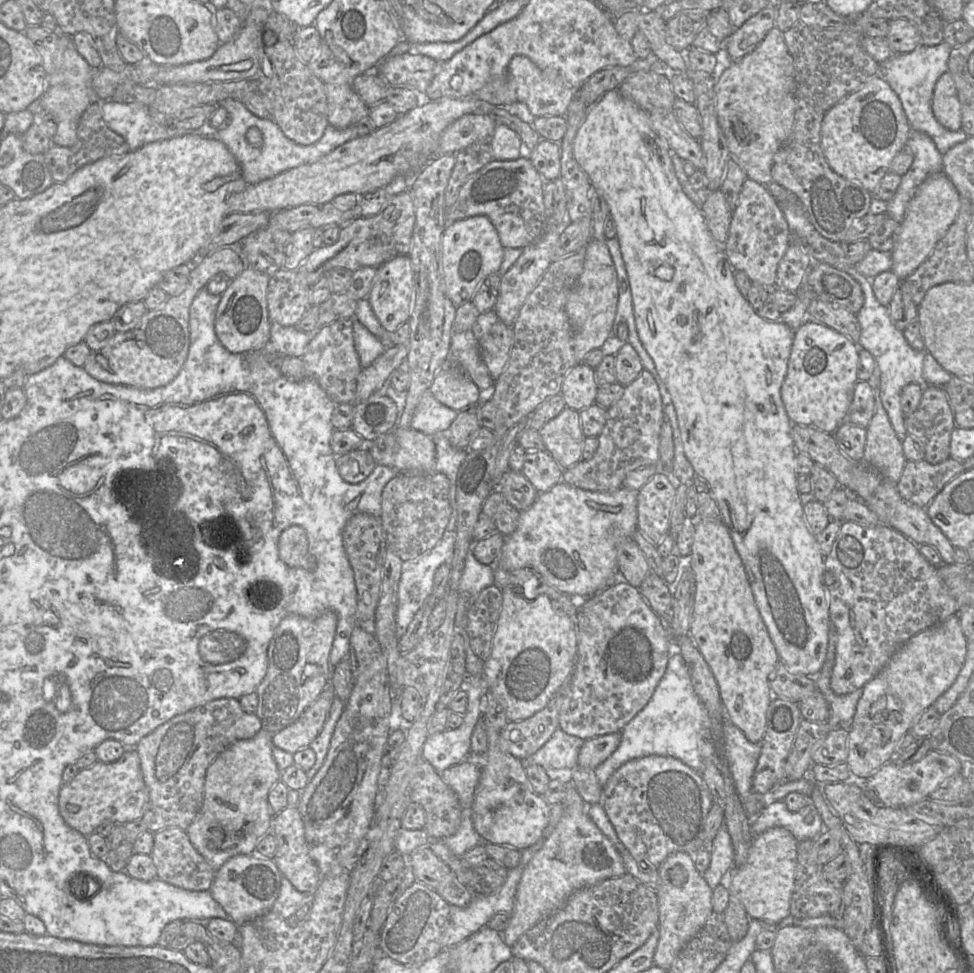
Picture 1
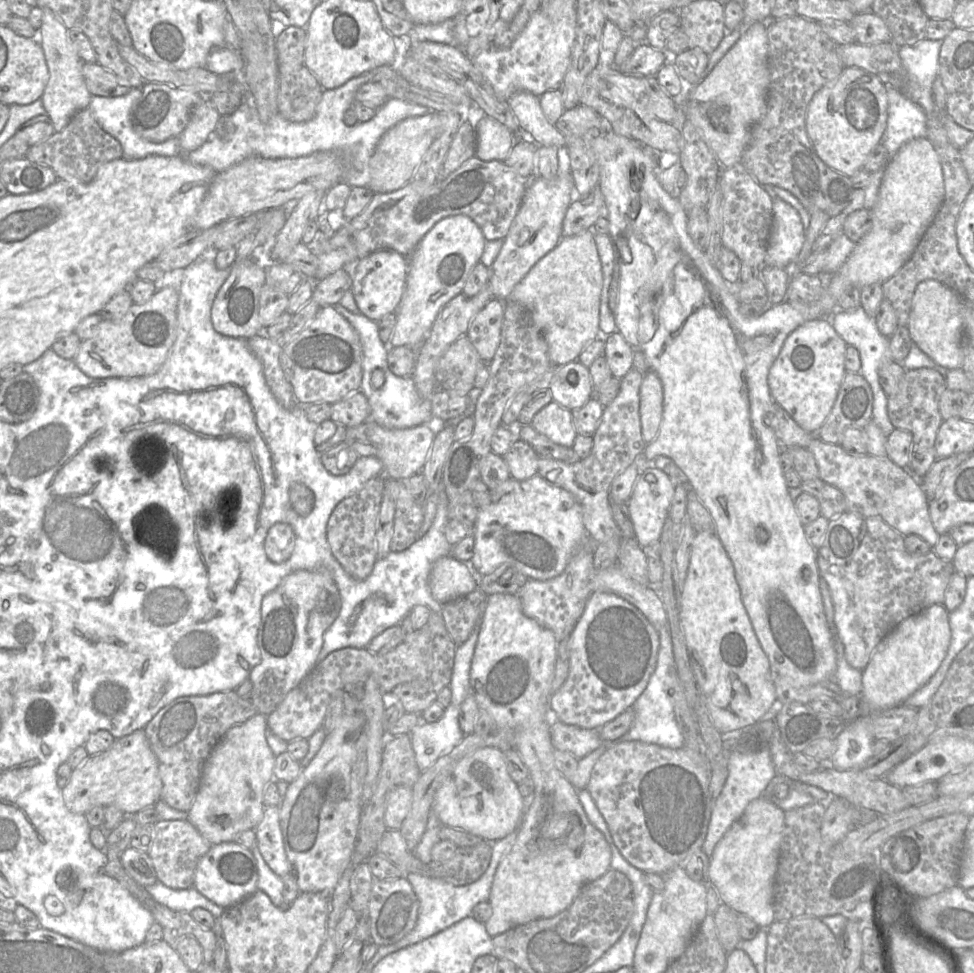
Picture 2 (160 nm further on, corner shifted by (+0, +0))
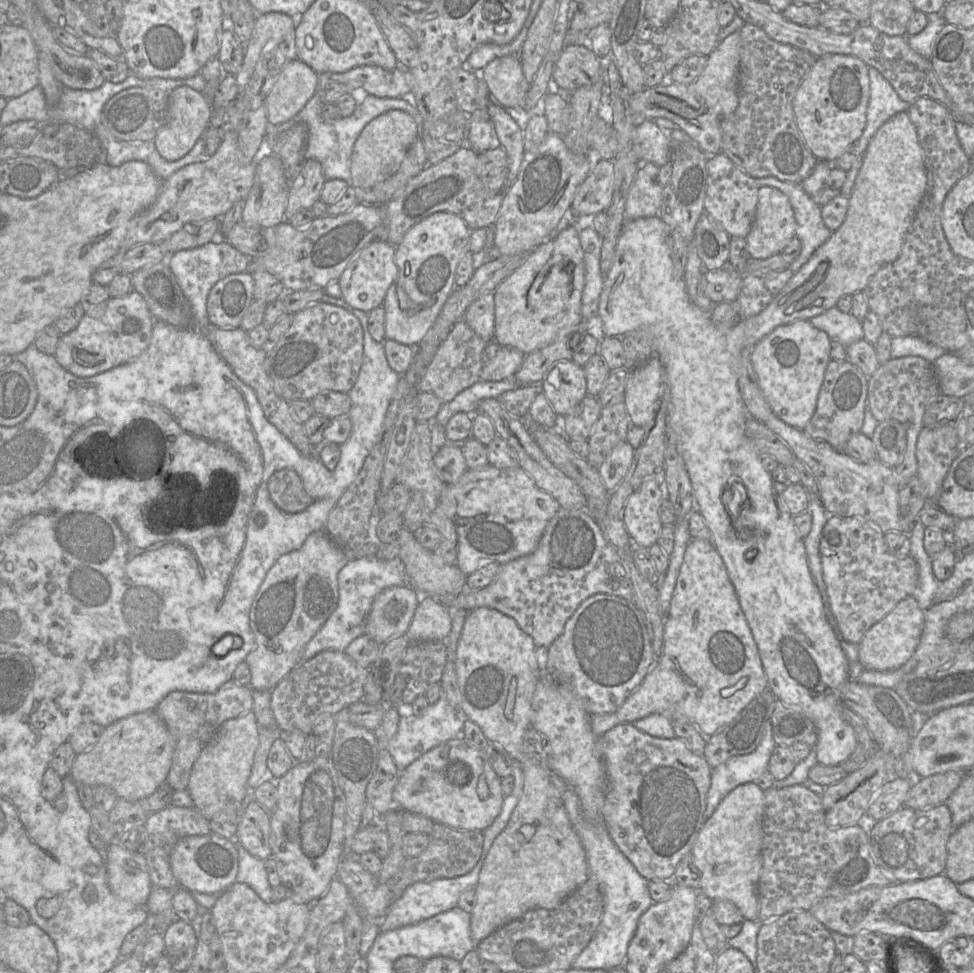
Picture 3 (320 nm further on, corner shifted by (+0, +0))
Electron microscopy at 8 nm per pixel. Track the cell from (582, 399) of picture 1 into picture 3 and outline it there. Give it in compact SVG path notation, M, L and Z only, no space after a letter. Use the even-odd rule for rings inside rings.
M572 360L556 362L545 374L541 386L559 416L572 413L587 395L583 367Z

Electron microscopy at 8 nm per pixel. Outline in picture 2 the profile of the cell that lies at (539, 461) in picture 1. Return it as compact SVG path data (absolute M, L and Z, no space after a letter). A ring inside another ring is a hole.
M517 439L502 456L512 478L526 480L538 474L538 454L521 439Z

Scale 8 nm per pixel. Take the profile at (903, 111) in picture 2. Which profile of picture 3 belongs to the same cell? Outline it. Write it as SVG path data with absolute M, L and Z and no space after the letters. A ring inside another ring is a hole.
M868 67L870 80L870 97L866 110L866 126L860 138L849 150L856 154L856 160L847 171L846 180L840 189L840 194L850 197L859 169L862 165L863 153L870 139L889 118L901 111L907 111L909 103L903 101L892 85L874 67Z

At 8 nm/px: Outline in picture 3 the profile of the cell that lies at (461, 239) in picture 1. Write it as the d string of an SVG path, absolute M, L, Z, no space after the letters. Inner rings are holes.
M439 211L413 225L395 247L398 277L389 287L382 307L385 310L385 338L416 347L436 320L445 301L455 288L455 272L462 256L470 249L471 229L458 215Z

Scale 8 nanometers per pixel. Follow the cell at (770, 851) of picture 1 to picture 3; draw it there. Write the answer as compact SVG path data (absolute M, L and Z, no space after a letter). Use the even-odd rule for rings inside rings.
M752 782L737 786L702 825L691 850L694 864L701 873L699 891L711 900L733 903L742 916L751 921L759 917L757 886L762 868L763 812L763 790Z

